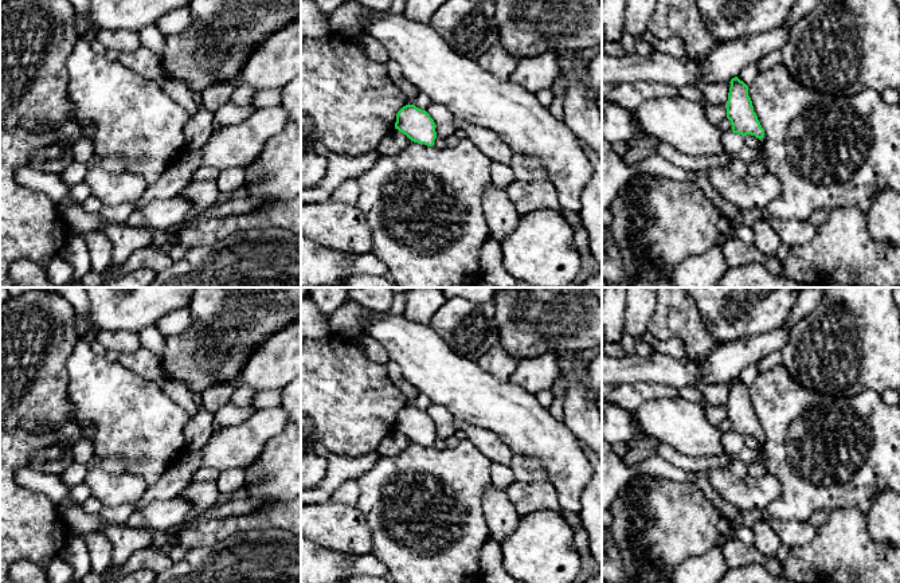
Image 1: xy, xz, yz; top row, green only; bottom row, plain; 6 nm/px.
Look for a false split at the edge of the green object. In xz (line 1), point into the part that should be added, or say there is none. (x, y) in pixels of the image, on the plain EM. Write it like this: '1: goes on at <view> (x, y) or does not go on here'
1: does not go on here

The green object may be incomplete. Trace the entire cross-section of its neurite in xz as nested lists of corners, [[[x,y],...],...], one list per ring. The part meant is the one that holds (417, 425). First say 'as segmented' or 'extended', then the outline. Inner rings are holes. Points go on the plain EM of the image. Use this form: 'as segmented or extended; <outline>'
as segmented; [[[415,406],[403,407],[396,415],[395,430],[411,442],[433,447],[437,439],[435,423],[426,411]]]

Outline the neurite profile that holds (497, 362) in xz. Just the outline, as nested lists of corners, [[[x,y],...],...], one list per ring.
[[[494,345],[480,359],[477,359],[477,363],[486,372],[501,380],[506,380],[516,371],[520,360],[510,356],[500,345]]]

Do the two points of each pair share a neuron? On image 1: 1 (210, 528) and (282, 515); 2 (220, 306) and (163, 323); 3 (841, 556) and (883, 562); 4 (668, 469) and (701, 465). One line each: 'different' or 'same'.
1: same
2: different
3: same
4: different

